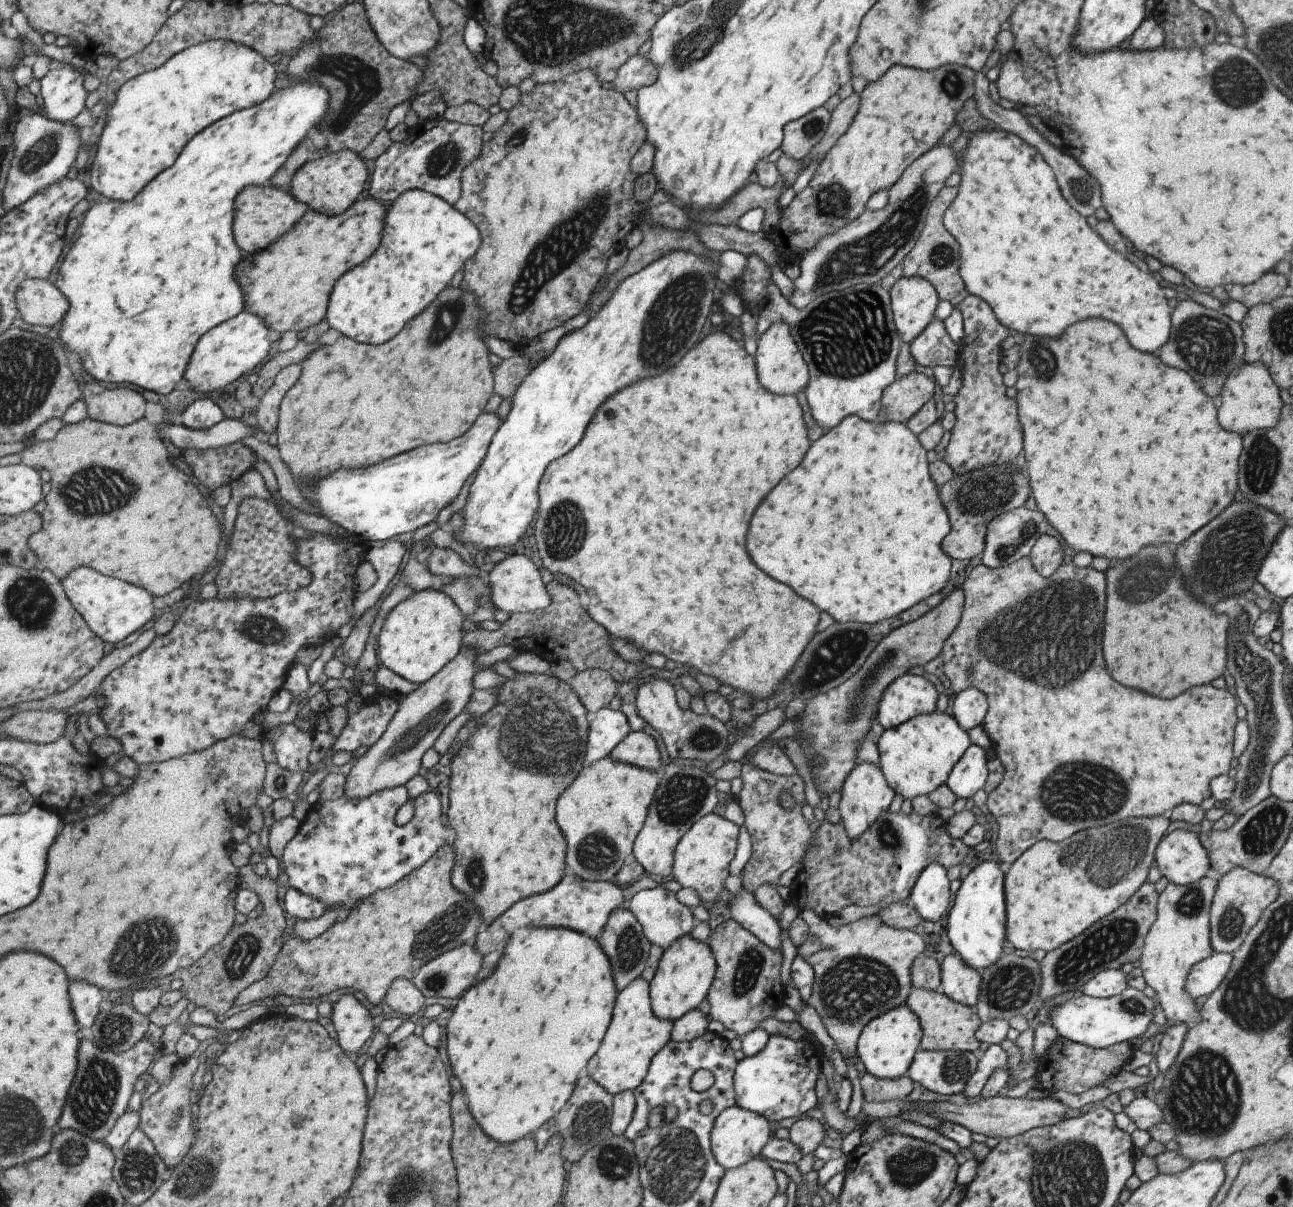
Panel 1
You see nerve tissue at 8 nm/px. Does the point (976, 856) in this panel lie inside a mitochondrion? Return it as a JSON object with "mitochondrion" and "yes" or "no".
{"mitochondrion":"no"}

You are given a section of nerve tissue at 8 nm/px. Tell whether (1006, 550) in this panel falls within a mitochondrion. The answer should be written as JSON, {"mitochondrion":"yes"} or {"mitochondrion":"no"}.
{"mitochondrion":"yes"}

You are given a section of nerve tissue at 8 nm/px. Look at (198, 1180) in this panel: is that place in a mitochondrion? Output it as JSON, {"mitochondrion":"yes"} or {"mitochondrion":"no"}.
{"mitochondrion":"yes"}

